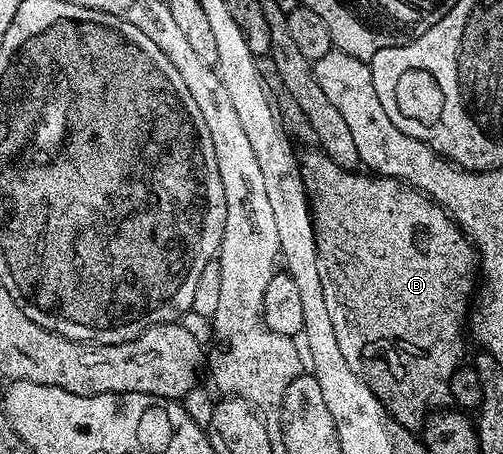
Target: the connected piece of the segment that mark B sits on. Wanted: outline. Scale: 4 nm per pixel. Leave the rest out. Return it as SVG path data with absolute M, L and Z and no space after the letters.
M313 148L310 154L302 153L301 175L305 181L305 190L311 196L313 227L315 228L315 244L319 256L319 276L323 280L323 296L327 299L327 312L331 312L331 324L335 324L335 336L339 339L339 348L351 364L351 372L375 392L378 400L385 405L387 412L399 424L408 430L416 431L424 427L431 412L440 411L450 405L449 381L451 376L462 365L461 353L465 350L465 338L461 329L466 329L467 319L471 314L471 299L479 282L479 255L464 230L454 222L453 217L438 202L422 194L421 191L408 186L394 178L366 176L361 172L350 172L333 158L322 154L320 149Z

